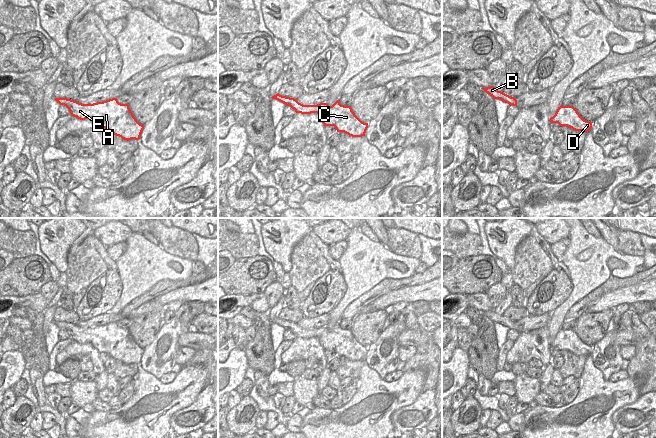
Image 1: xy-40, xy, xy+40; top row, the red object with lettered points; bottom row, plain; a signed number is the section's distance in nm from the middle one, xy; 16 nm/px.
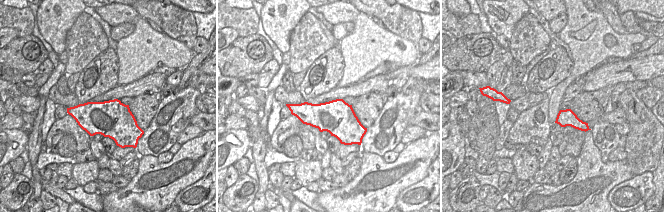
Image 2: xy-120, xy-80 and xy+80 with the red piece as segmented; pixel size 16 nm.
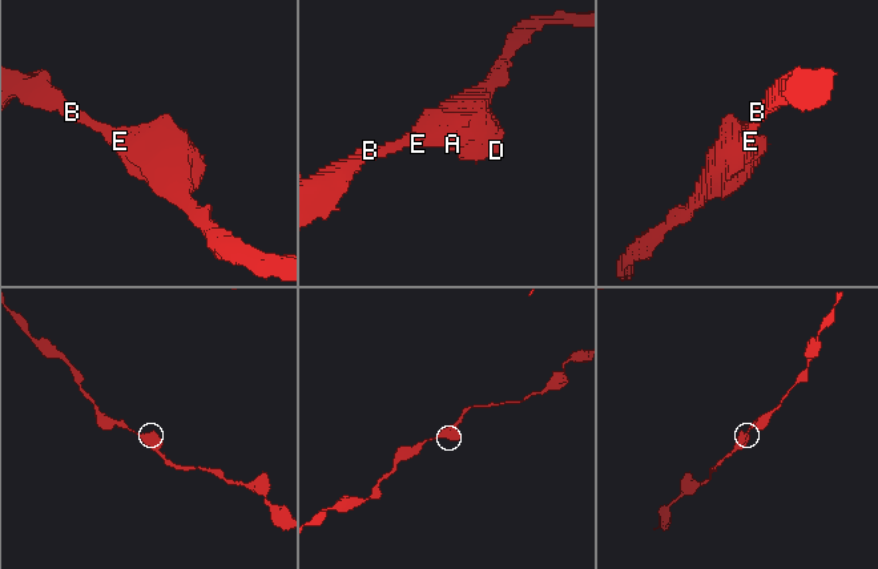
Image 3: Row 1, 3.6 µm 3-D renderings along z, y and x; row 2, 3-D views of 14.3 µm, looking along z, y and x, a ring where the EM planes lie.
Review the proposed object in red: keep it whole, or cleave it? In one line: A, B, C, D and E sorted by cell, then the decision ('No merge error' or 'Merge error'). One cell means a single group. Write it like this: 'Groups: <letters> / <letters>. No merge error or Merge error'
Groups: A B C D E. No merge error.

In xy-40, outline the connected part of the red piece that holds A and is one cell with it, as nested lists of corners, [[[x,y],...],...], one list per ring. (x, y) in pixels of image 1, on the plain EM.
[[[67,322],[55,324],[66,330],[72,340],[80,344],[91,343],[99,353],[108,353],[110,357],[126,365],[139,364],[144,353],[144,349],[136,344],[129,329],[119,327],[117,322],[93,328],[82,328]]]

